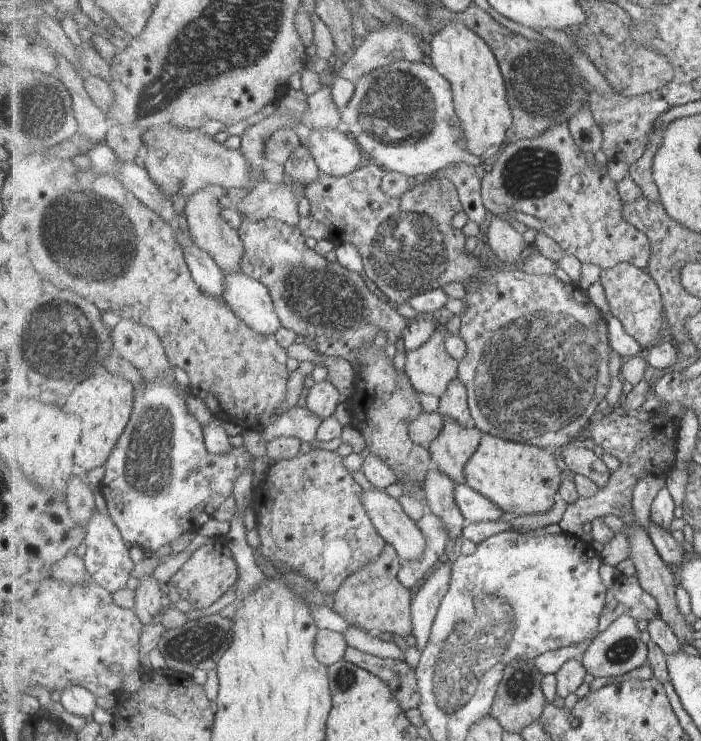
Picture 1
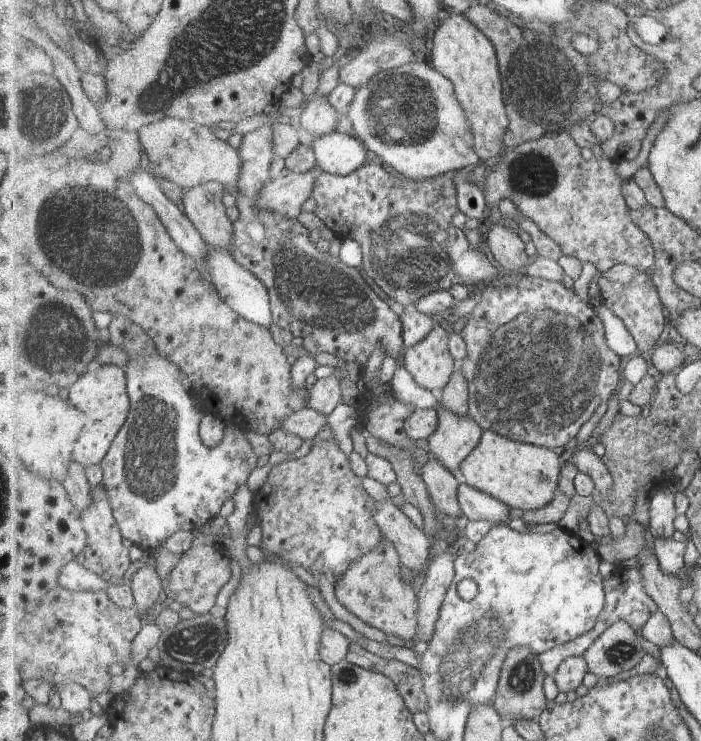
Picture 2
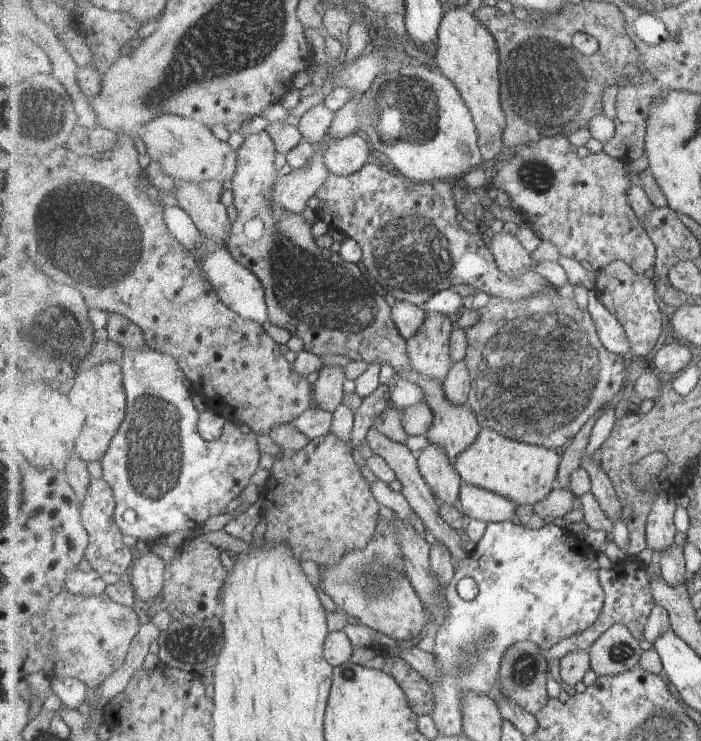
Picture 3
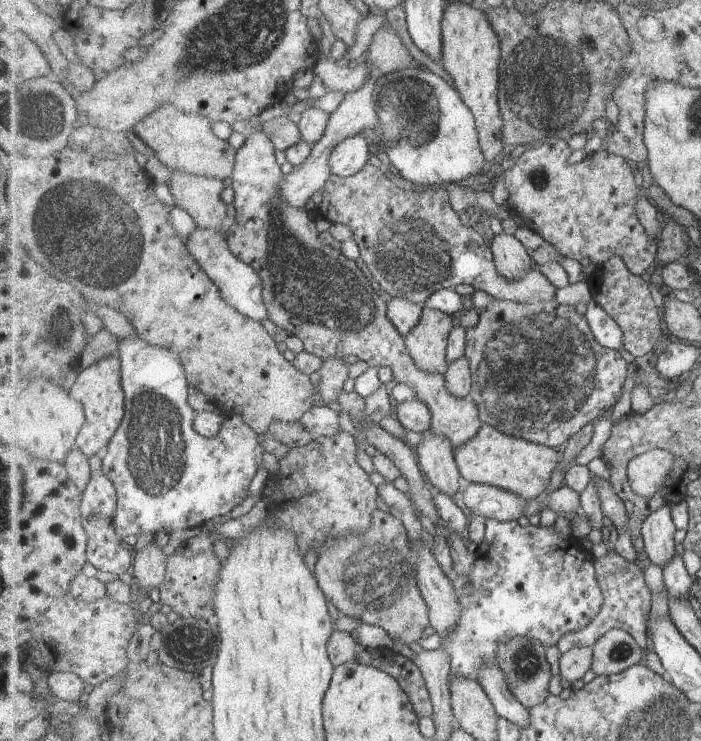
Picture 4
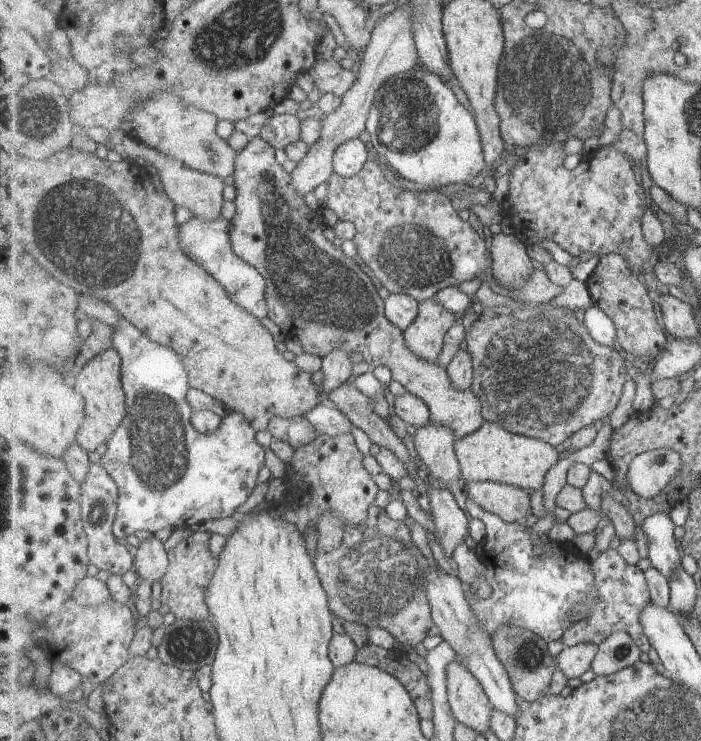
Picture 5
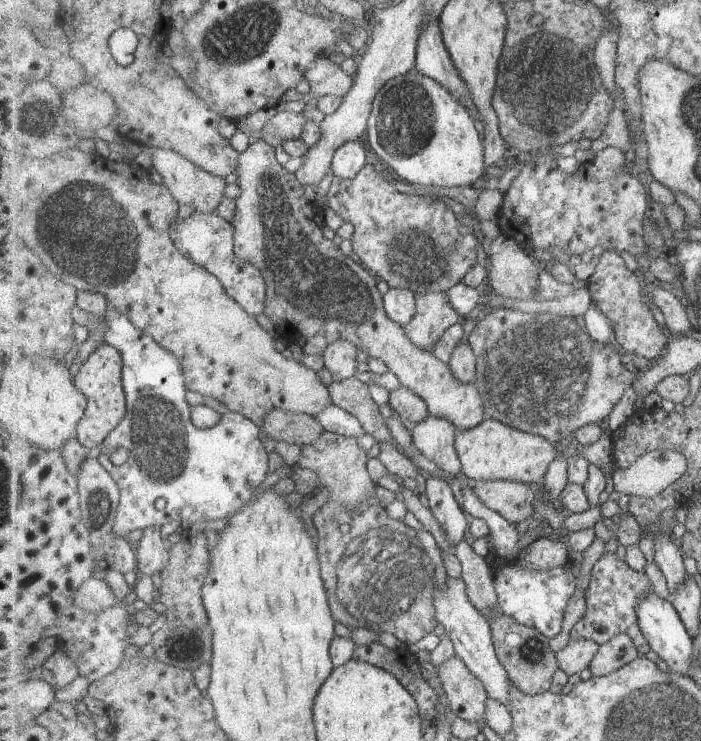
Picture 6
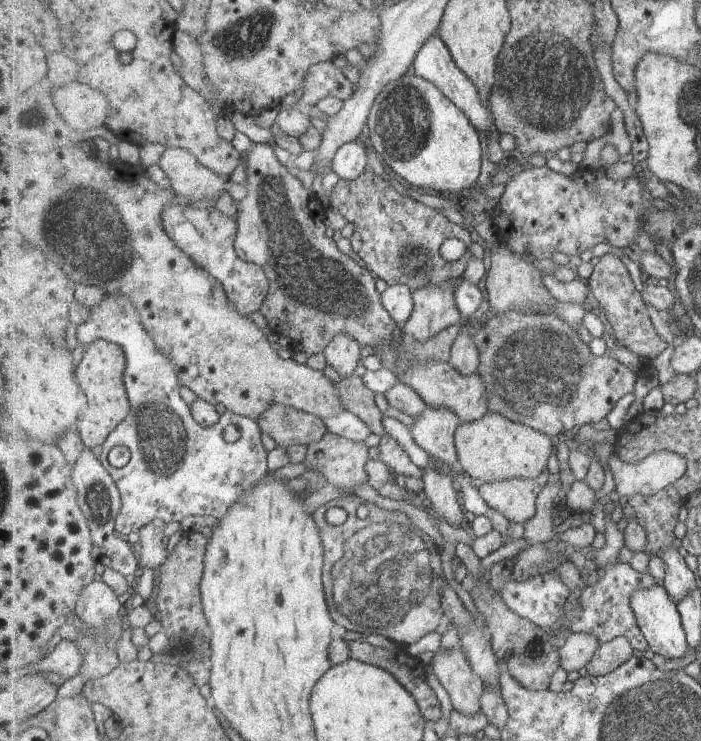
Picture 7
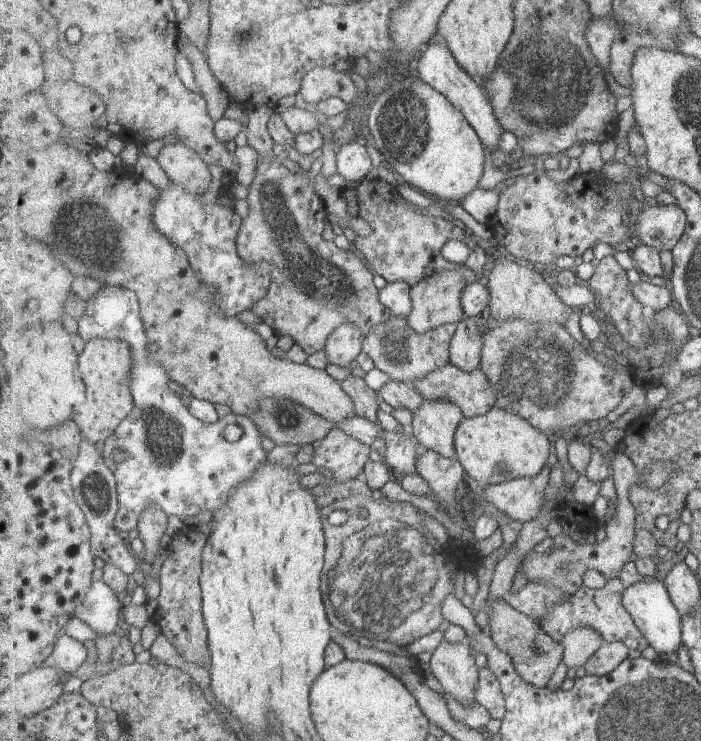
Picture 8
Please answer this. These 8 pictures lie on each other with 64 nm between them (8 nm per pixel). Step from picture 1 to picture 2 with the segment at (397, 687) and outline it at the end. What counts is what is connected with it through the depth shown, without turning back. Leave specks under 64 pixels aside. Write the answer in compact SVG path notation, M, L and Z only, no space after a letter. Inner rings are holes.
M351 642L348 662L371 669L374 672L387 676L396 686L404 699L407 709L412 713L425 712L427 696L423 690L423 680L416 667L411 667L402 661L385 659L364 650L357 642Z

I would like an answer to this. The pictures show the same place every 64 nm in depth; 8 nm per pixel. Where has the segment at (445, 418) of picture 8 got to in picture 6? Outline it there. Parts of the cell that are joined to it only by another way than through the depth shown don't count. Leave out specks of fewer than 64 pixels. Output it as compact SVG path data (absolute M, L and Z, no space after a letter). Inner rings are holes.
M428 416L411 432L414 446L441 471L451 475L462 472L455 442L456 427L448 419Z

